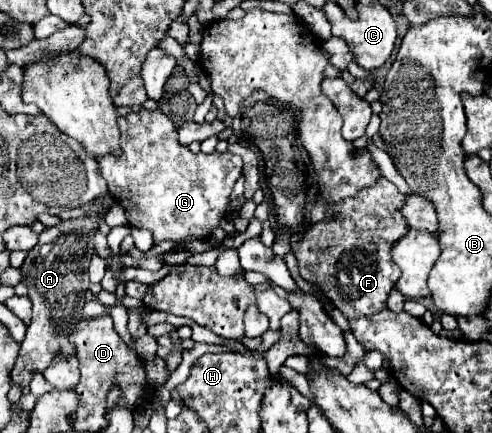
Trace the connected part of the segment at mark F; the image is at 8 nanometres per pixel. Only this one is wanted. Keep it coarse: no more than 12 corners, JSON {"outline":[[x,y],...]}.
{"outline":[[395,184],[337,202],[291,242],[349,320],[383,310],[409,230]]}

